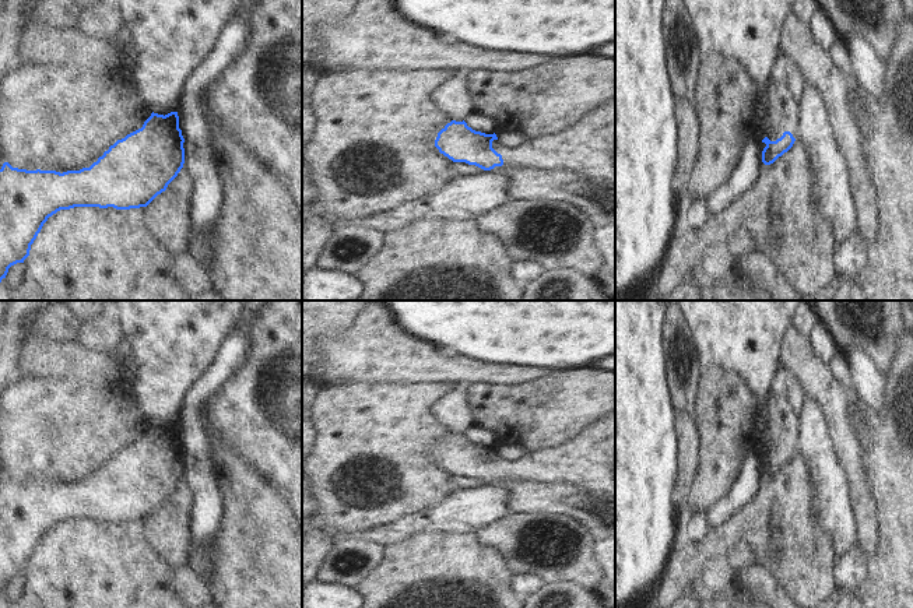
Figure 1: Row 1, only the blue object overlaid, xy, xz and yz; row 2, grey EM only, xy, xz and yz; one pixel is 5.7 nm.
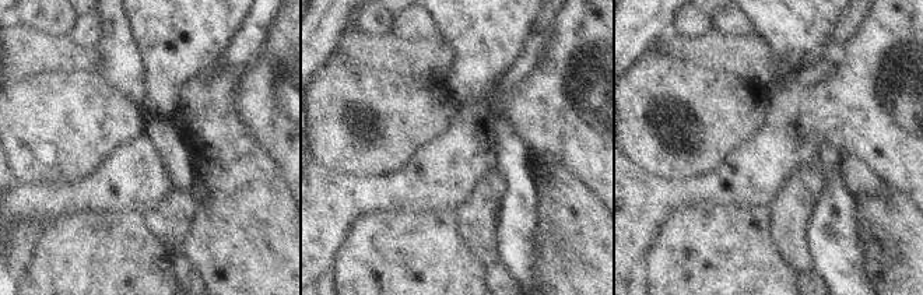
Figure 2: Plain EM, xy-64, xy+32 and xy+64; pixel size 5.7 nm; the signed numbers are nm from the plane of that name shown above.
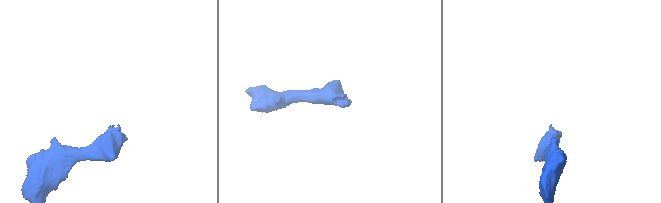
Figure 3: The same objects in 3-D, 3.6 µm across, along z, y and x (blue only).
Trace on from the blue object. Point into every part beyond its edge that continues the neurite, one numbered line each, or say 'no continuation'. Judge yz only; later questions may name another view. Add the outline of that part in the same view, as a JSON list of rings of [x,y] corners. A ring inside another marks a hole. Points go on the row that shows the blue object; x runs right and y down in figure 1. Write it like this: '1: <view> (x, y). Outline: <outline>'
1: yz (783, 111). Outline: [[[773,81],[768,89],[768,113],[770,129],[768,138],[776,141],[784,131],[798,137],[798,103],[794,101],[789,87]]]

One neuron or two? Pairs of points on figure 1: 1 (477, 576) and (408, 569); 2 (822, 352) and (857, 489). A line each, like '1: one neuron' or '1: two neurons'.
1: one neuron
2: two neurons

